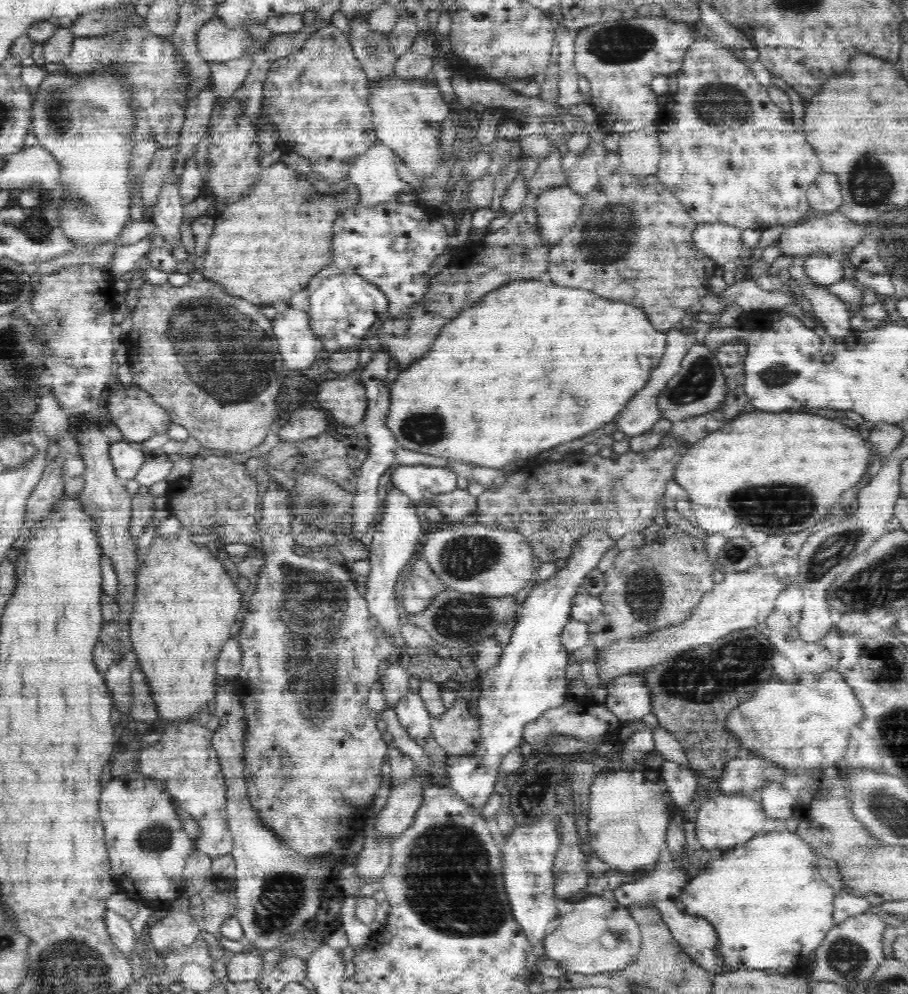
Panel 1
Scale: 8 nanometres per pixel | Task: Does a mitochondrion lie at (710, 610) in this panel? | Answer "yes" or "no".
no

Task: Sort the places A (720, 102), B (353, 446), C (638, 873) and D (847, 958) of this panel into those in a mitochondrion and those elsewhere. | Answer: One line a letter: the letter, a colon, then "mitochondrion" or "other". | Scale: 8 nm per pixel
A: mitochondrion
B: other
C: other
D: mitochondrion

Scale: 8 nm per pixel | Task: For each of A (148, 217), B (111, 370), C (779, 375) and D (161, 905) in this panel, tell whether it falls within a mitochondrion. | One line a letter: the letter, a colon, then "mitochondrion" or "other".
A: other
B: other
C: mitochondrion
D: other

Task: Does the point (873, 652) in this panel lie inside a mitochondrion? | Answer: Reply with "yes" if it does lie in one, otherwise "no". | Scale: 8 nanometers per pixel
yes

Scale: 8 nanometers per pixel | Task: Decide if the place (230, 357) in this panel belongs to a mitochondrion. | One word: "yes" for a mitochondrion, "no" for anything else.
yes

